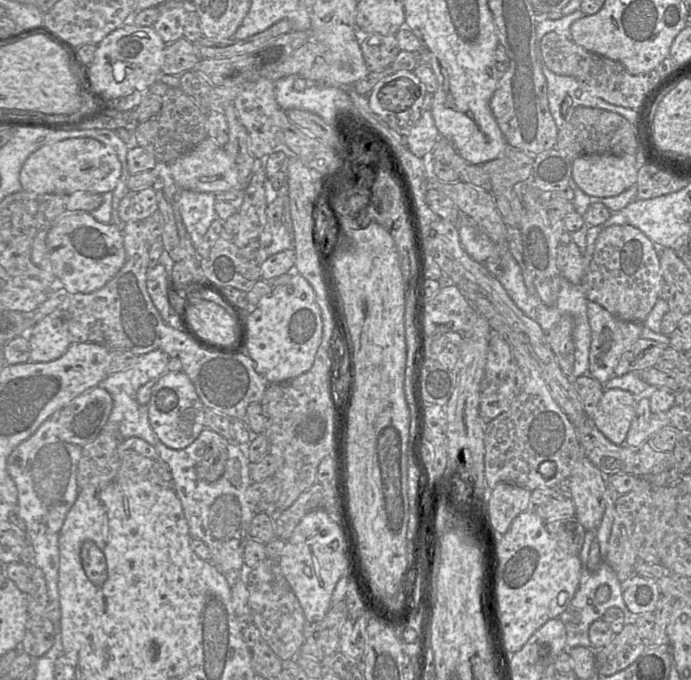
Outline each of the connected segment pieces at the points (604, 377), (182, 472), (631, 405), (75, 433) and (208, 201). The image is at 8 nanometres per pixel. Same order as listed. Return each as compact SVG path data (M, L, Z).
M591 301L588 302L588 318L591 327L588 373L601 384L604 384L614 376L621 355L641 338L643 323L619 319L601 305Z
M205 428L185 449L174 450L161 442L154 448L170 468L174 491L181 502L190 537L207 545L210 562L233 587L245 578L244 549L251 539L250 525L256 513L247 498L252 480L244 446L231 444L213 430Z
M606 389L599 402L597 413L592 417L597 428L616 445L626 442L631 422L635 415L638 397L623 389Z
M100 385L88 389L60 411L57 428L61 438L81 447L92 442L107 424L112 408L107 389Z
M182 189L179 195L179 213L196 248L213 221L219 218L215 202L216 197L212 193Z

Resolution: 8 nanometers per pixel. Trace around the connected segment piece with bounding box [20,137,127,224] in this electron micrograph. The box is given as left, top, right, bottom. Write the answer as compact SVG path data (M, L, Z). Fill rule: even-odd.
M72 138L45 145L34 151L20 172L23 190L38 194L71 194L76 191L113 193L112 223L119 224L118 206L127 194L127 183L116 151L93 138Z

